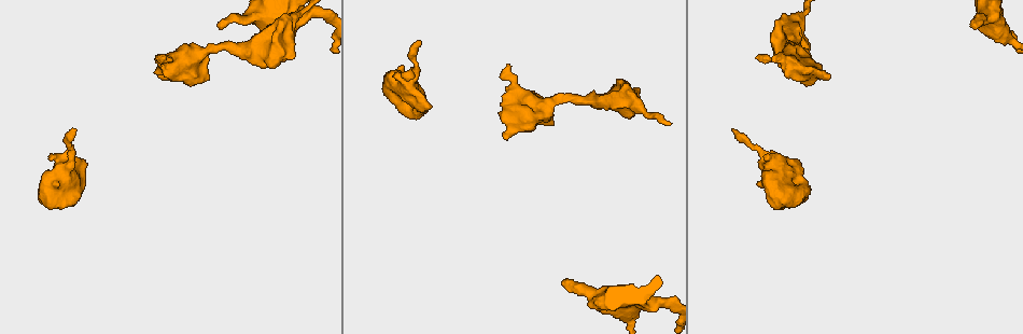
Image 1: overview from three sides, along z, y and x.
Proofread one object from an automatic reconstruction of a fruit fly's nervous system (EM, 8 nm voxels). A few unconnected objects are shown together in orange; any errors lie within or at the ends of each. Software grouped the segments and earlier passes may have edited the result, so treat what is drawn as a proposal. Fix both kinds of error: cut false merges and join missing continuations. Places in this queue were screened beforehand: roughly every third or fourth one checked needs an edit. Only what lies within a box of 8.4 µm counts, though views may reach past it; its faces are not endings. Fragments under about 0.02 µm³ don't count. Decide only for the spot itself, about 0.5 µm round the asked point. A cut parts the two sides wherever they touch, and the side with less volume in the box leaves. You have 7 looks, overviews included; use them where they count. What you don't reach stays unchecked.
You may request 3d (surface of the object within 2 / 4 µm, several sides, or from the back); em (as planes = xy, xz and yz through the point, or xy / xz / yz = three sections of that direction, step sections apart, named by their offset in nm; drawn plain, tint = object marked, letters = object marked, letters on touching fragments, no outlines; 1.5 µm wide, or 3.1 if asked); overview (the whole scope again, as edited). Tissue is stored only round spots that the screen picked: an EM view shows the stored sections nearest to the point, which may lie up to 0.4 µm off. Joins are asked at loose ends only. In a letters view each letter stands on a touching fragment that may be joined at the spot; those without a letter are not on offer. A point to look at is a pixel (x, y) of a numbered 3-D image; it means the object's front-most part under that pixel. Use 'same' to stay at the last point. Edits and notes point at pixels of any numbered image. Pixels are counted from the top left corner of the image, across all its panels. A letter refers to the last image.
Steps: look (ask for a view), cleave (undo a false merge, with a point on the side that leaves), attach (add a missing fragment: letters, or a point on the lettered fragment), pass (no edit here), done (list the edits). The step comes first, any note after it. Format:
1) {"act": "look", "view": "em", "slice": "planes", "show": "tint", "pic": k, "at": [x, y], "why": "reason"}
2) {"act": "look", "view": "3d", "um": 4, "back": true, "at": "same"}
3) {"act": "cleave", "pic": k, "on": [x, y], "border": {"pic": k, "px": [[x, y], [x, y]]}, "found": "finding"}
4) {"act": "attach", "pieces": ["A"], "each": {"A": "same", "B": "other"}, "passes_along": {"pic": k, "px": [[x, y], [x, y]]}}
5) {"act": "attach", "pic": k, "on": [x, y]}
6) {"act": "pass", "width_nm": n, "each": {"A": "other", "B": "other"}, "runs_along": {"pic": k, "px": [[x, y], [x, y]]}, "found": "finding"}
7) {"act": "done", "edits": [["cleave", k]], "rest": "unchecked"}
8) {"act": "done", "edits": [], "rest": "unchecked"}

{"act": "look", "view": "em", "slice": "yz", "step": 8, "show": "letters", "pic": 1, "at": [220, 27], "why": "an open end"}

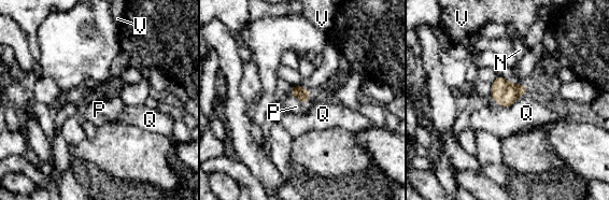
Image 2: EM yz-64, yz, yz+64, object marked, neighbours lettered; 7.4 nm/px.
{"act": "attach", "pieces": ["P"], "each": {"N": "other", "P": "same", "Q": "other", "V": "other"}, "passes_along": {"pic": 2, "px": [[302, 95], [303, 103], [296, 106]]}, "found": "the neuron continues"}

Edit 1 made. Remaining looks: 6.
{"act": "look", "view": "overview", "why": "redraw"}

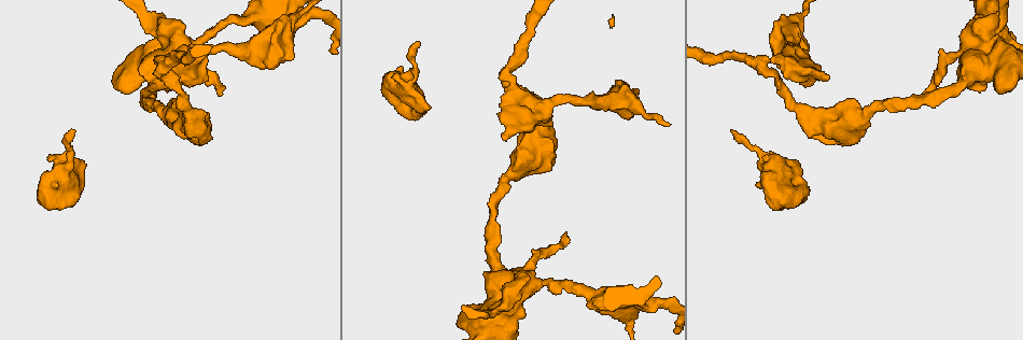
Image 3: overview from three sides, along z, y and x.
{"act": "look", "view": "em", "slice": "planes", "show": "letters", "pic": 3, "at": [419, 42], "why": "free end"}

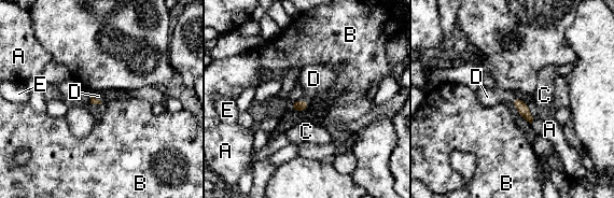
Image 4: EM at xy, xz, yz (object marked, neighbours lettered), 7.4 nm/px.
{"act": "attach", "pieces": ["D"], "longest_contact_nm": ["D", 50], "each": {"A": "other", "B": "other", "C": "other", "D": "same", "E": "other"}, "passes_along": {"pic": 4, "px": [[299, 105], [306, 101], [314, 79]]}, "found": "it goes on there"}

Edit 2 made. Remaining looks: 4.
{"act": "done", "edits": [["attach", 2], ["attach", 4]], "rest": "unchecked"}

